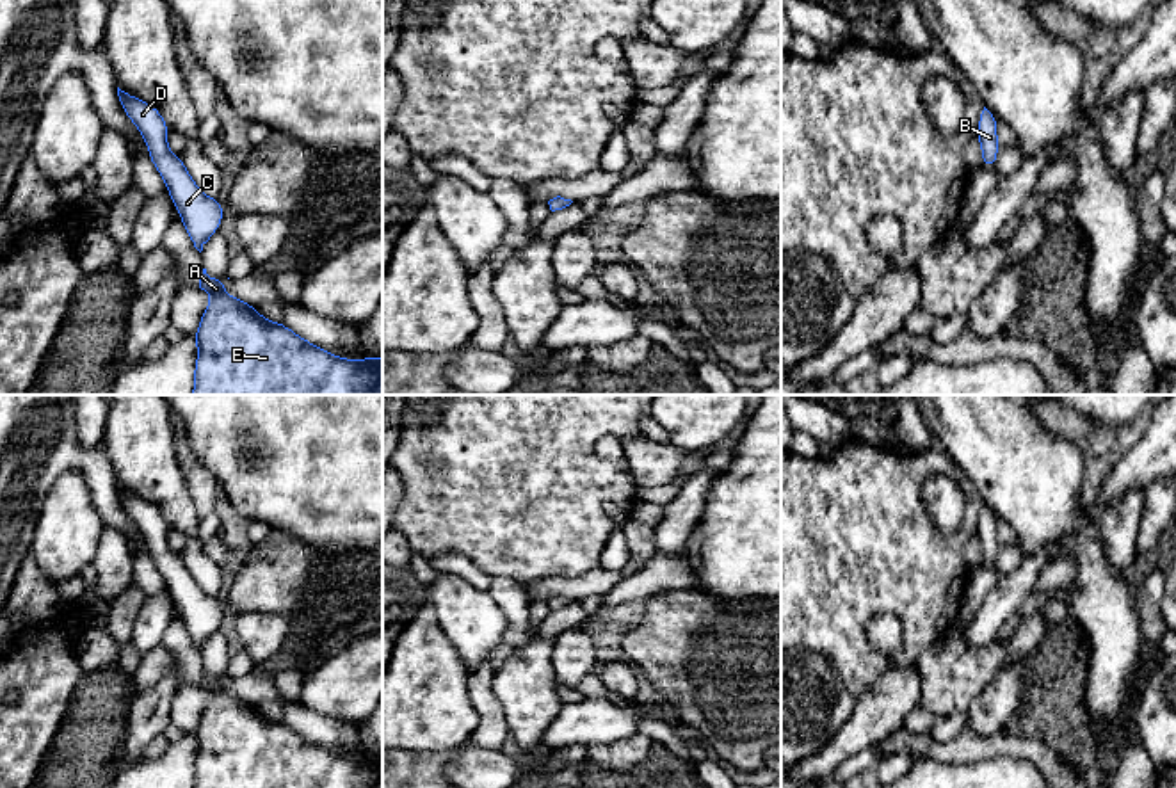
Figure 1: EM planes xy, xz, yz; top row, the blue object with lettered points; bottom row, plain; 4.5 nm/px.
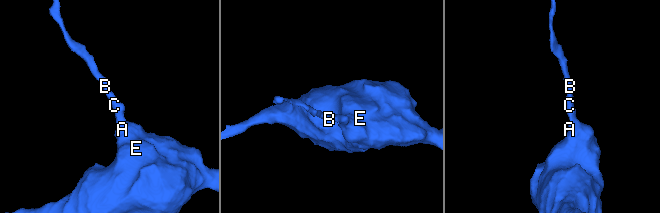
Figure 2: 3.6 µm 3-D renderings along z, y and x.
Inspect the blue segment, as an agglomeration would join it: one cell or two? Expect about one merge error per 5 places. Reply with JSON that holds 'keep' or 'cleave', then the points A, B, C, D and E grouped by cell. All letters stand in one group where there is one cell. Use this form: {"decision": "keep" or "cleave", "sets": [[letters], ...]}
{"decision": "keep", "sets": [["A", "B", "C", "D", "E"]]}

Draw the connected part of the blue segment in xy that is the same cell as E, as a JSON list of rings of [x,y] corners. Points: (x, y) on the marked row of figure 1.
[[[203,269],[199,288],[212,293],[199,329],[194,334],[197,343],[197,363],[194,368],[192,395],[383,395],[383,358],[366,356],[352,361],[329,354],[327,350],[302,340],[281,322],[265,320],[256,308],[224,293],[228,279],[212,279]]]

